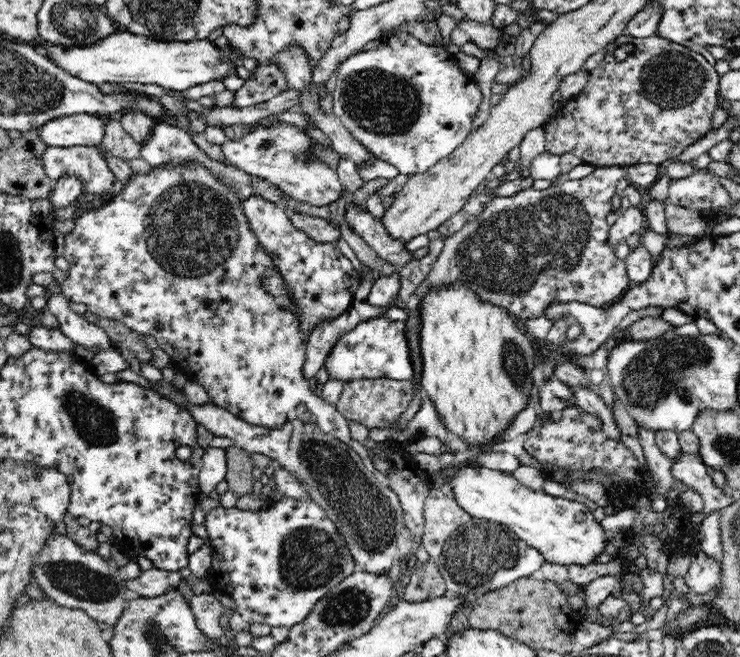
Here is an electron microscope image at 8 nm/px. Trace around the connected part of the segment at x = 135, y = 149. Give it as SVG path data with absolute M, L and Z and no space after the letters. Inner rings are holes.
M109 117L104 120L104 138L102 138L102 146L110 154L123 161L141 158L140 144L137 143L121 125L119 118Z

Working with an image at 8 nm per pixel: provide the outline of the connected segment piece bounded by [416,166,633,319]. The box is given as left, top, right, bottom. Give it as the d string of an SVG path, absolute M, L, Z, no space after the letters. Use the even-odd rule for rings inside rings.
M595 167L590 175L582 179L571 180L568 178L568 180L562 180L557 185L551 185L546 190L527 189L515 196L506 196L506 198L494 196L492 200L485 204L485 207L476 216L475 220L468 221L452 236L443 239L442 250L438 252L436 260L432 262L432 268L425 276L425 279L417 286L416 295L418 302L420 298L427 296L432 288L451 287L452 284L461 283L474 292L480 300L495 304L500 308L504 308L509 314L514 314L518 318L525 319L544 316L544 312L547 312L550 304L580 302L589 306L595 306L596 308L605 308L612 303L616 303L616 300L619 300L620 296L623 296L624 292L627 292L628 288L631 288L633 282L630 281L630 277L628 277L628 273L626 272L625 261L616 257L614 247L608 243L608 232L610 232L611 227L608 225L606 218L608 218L608 214L612 214L612 212L616 213L617 211L612 205L612 198L617 194L616 182L622 180L622 178L626 178L626 176L627 167Z

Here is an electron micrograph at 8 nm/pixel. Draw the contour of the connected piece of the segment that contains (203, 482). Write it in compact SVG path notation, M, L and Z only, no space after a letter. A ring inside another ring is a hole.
M206 447L202 456L202 468L199 473L200 502L209 496L216 488L218 482L222 482L227 474L227 455L224 449Z

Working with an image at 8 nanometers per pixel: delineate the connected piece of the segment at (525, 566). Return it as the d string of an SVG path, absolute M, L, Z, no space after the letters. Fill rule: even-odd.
M464 514L462 521L463 524L459 527L459 530L447 541L447 544L444 544L444 552L436 560L438 571L444 579L450 595L468 594L471 597L478 597L486 594L486 592L504 588L524 576L530 576L536 570L540 570L540 567L544 564L545 558L538 549L524 543L524 540L520 540L504 525L486 519L474 518L470 514Z

